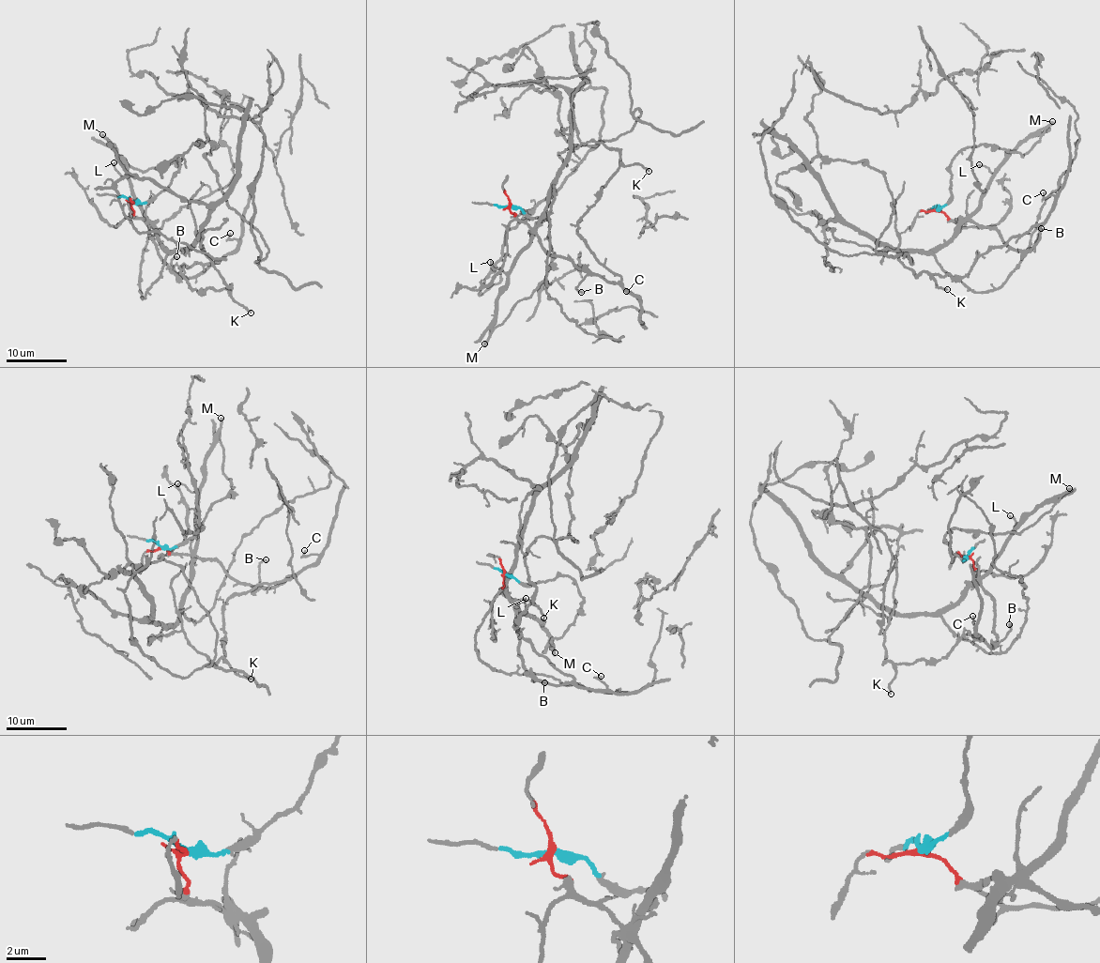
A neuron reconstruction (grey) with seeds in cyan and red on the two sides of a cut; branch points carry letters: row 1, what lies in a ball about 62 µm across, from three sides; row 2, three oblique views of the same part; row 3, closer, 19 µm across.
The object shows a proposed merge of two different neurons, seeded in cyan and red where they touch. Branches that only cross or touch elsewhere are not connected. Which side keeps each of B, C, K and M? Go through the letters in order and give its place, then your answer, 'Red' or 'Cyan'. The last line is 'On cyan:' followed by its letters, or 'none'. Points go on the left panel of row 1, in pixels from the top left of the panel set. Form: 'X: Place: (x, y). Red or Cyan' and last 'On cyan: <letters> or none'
B: Place: (176, 256). Red
C: Place: (230, 233). Red
K: Place: (251, 313). Red
M: Place: (102, 134). Cyan
On cyan: M

